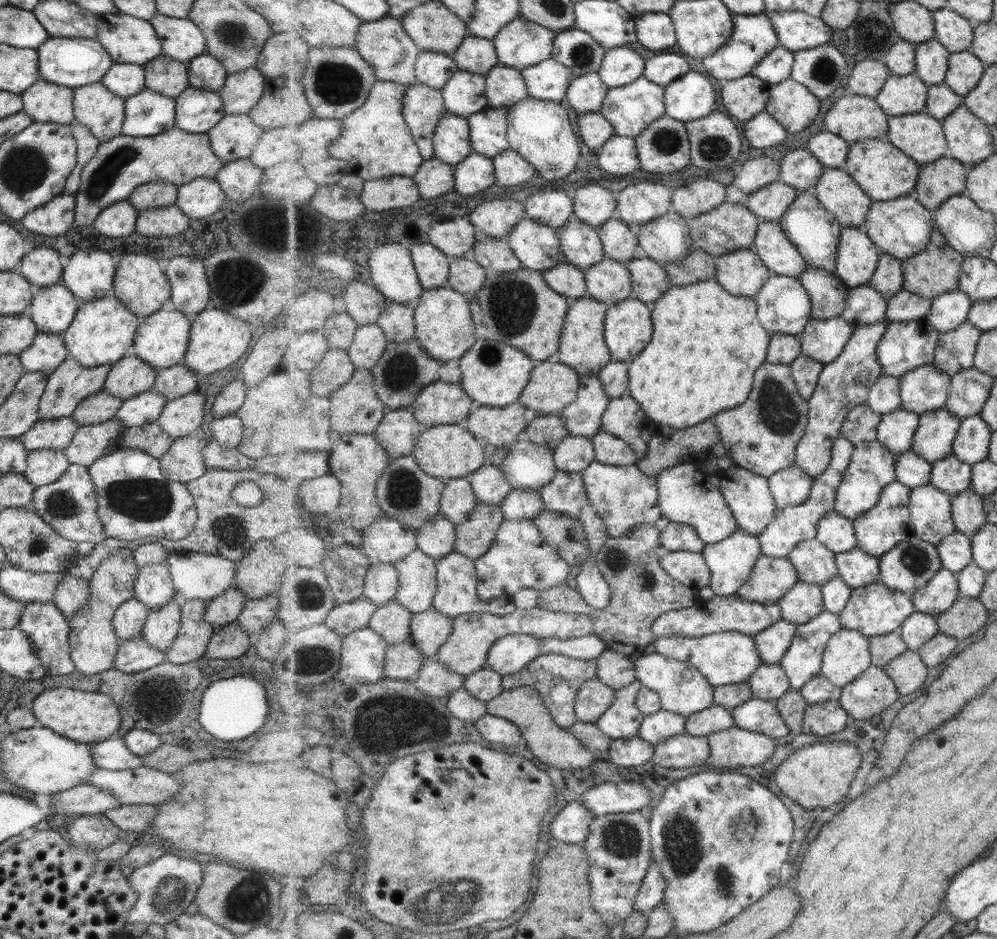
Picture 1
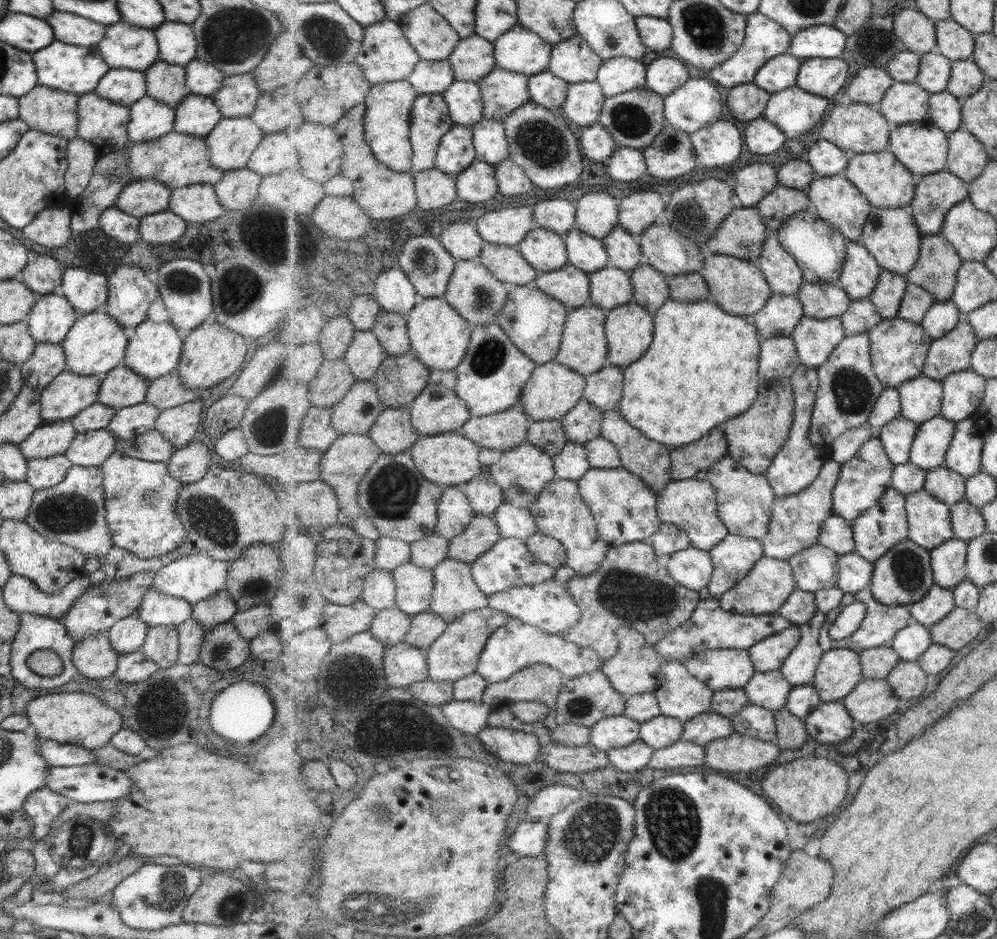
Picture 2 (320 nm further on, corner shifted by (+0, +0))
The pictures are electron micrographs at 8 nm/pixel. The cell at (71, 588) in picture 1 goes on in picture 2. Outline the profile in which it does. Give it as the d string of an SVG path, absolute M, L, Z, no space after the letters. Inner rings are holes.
M140 570L127 578L119 579L115 584L91 586L69 607L61 618L61 623L67 631L68 637L76 643L84 636L95 636L107 631L122 618L135 615L143 596L152 588L153 572Z

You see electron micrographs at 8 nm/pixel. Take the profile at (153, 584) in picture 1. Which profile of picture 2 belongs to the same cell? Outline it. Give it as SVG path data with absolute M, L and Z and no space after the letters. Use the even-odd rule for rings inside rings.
M150 588L143 596L135 616L149 627L177 627L189 619L191 613L192 607L185 600L161 594Z

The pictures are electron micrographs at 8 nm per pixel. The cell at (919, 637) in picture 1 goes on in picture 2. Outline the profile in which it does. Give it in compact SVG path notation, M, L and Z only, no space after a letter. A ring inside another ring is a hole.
M916 621L902 628L890 643L902 660L911 662L918 661L933 644L930 628Z

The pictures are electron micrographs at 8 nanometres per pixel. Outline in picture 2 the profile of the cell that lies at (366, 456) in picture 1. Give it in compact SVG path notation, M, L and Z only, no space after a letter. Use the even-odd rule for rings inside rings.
M341 435L340 438L325 451L322 460L322 480L338 494L341 513L338 523L351 527L357 534L378 541L382 536L376 524L366 516L359 501L360 482L377 462L383 451L368 435Z

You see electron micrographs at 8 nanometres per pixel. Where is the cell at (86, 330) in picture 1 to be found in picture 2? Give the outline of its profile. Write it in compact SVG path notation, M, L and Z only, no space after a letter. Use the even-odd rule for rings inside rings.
M90 312L75 319L61 345L66 370L78 376L105 376L109 370L122 365L128 339L123 328L108 314Z

